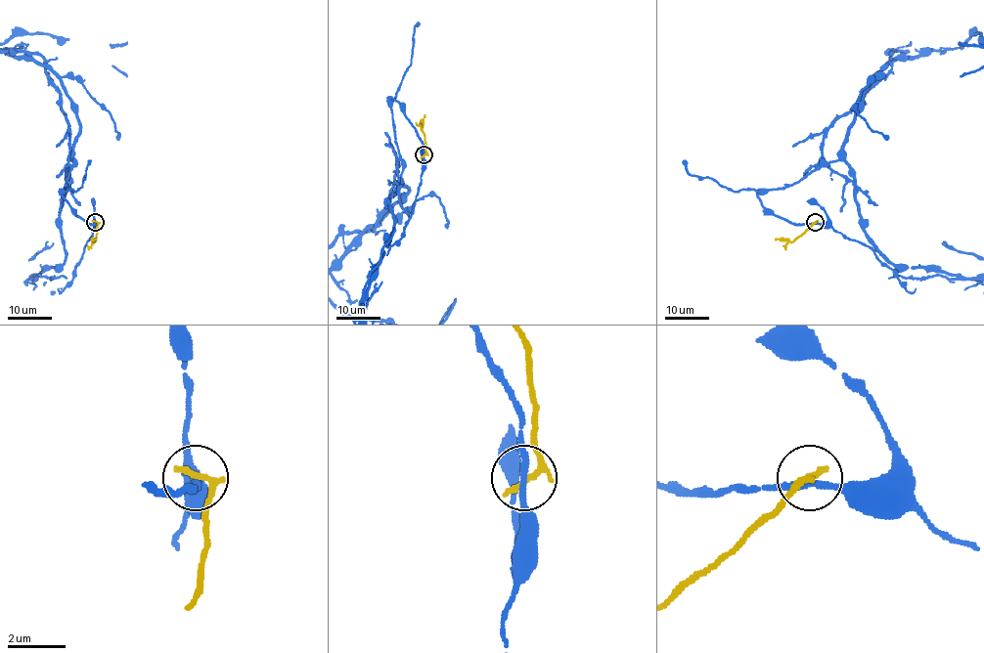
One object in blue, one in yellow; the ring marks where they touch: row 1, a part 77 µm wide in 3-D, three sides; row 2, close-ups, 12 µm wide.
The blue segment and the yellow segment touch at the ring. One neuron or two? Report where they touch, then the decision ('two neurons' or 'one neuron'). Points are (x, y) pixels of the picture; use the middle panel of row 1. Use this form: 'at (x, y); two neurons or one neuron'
at (424, 154); two neurons

